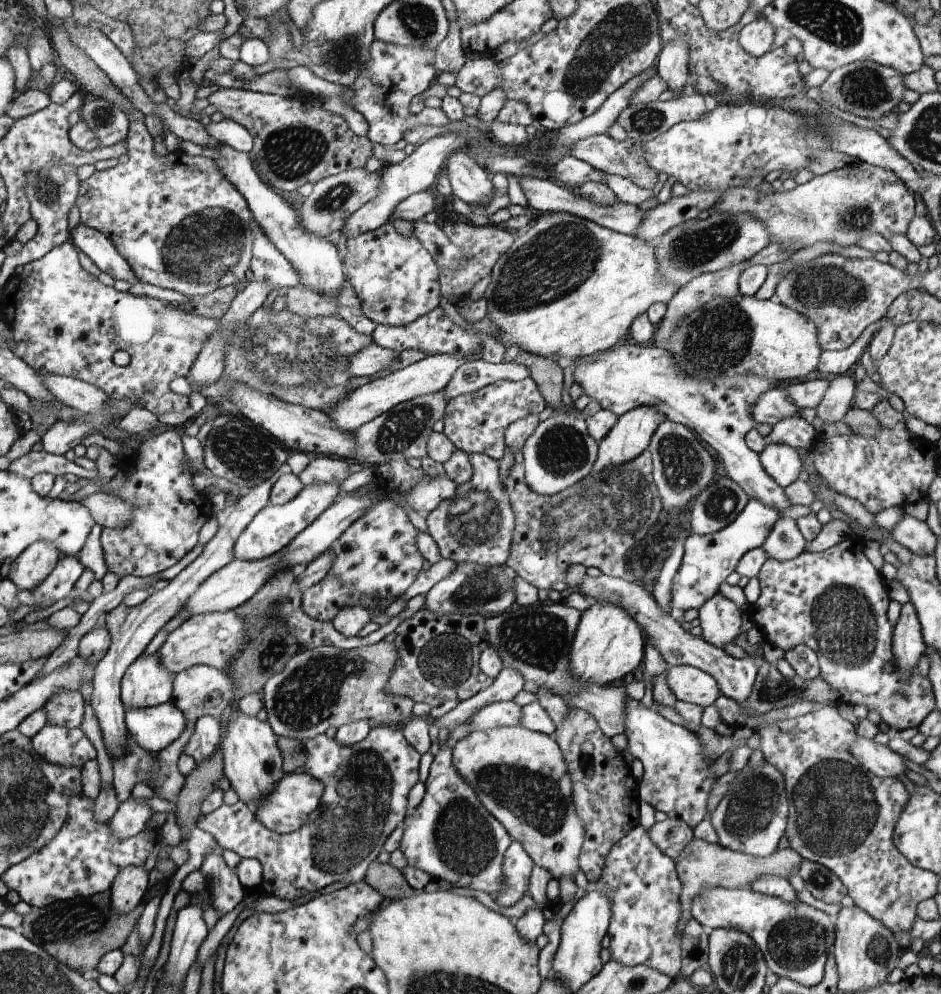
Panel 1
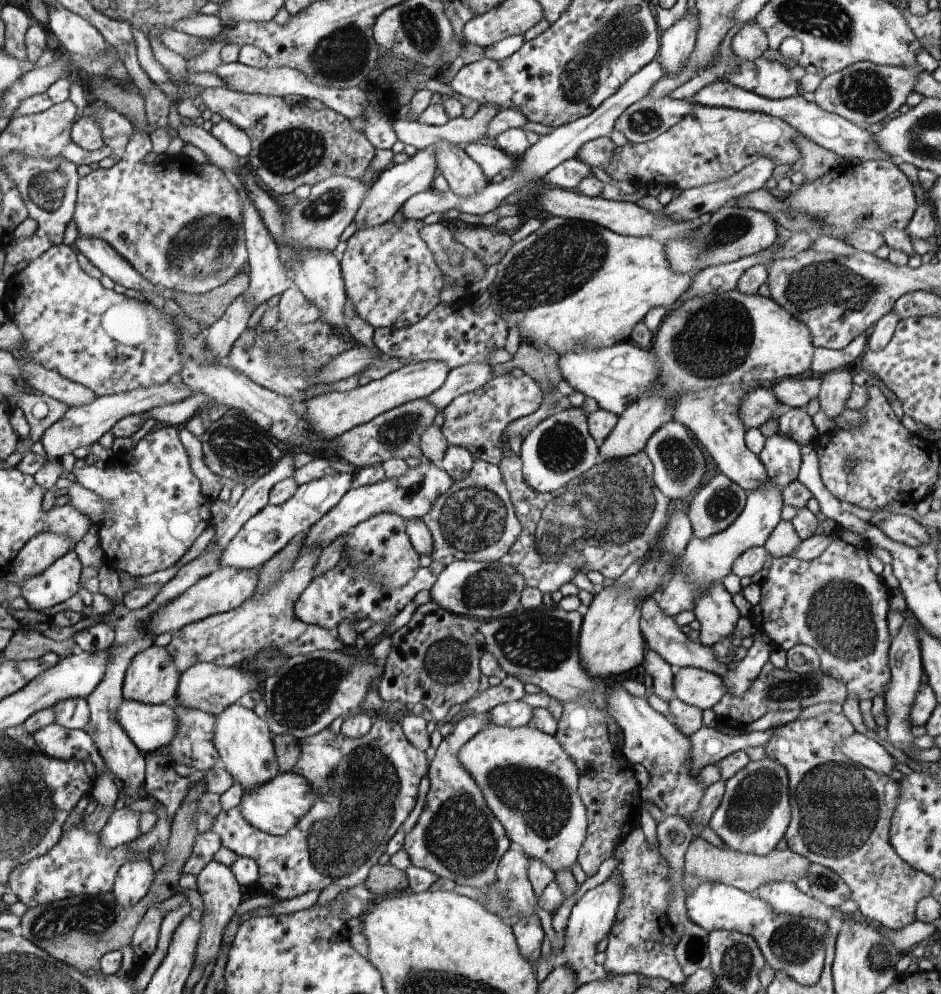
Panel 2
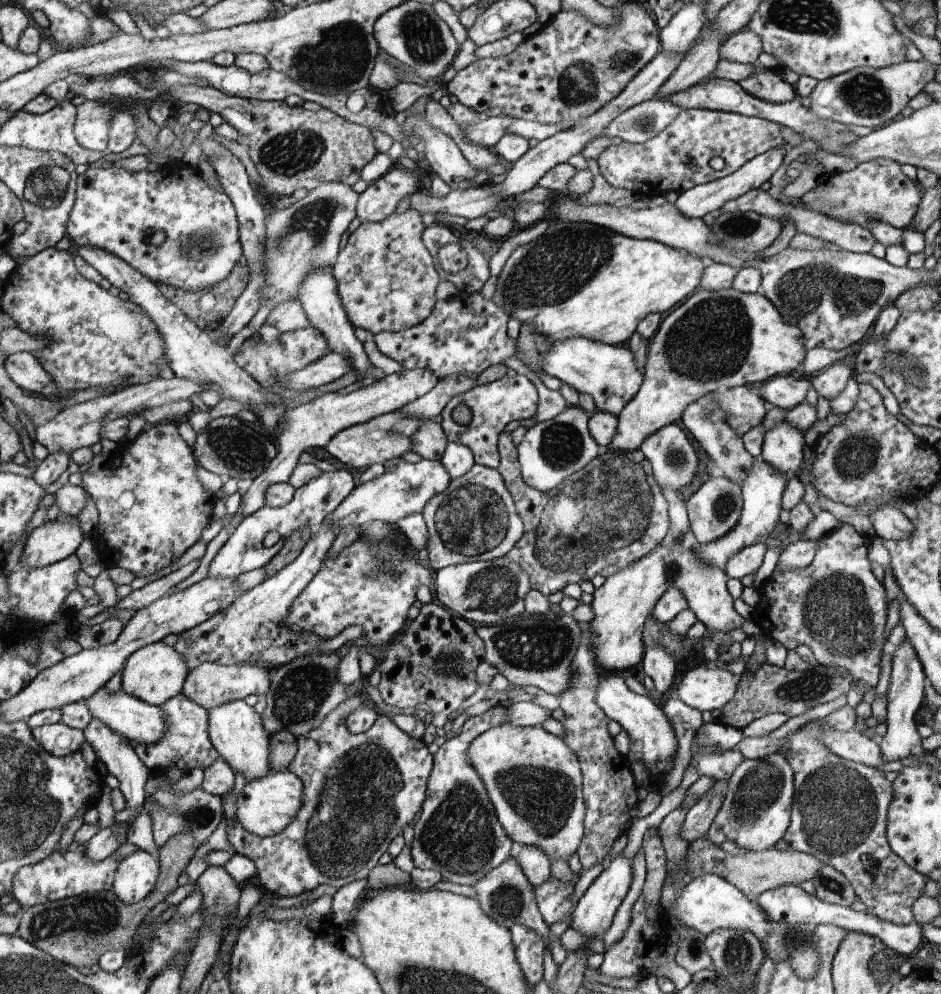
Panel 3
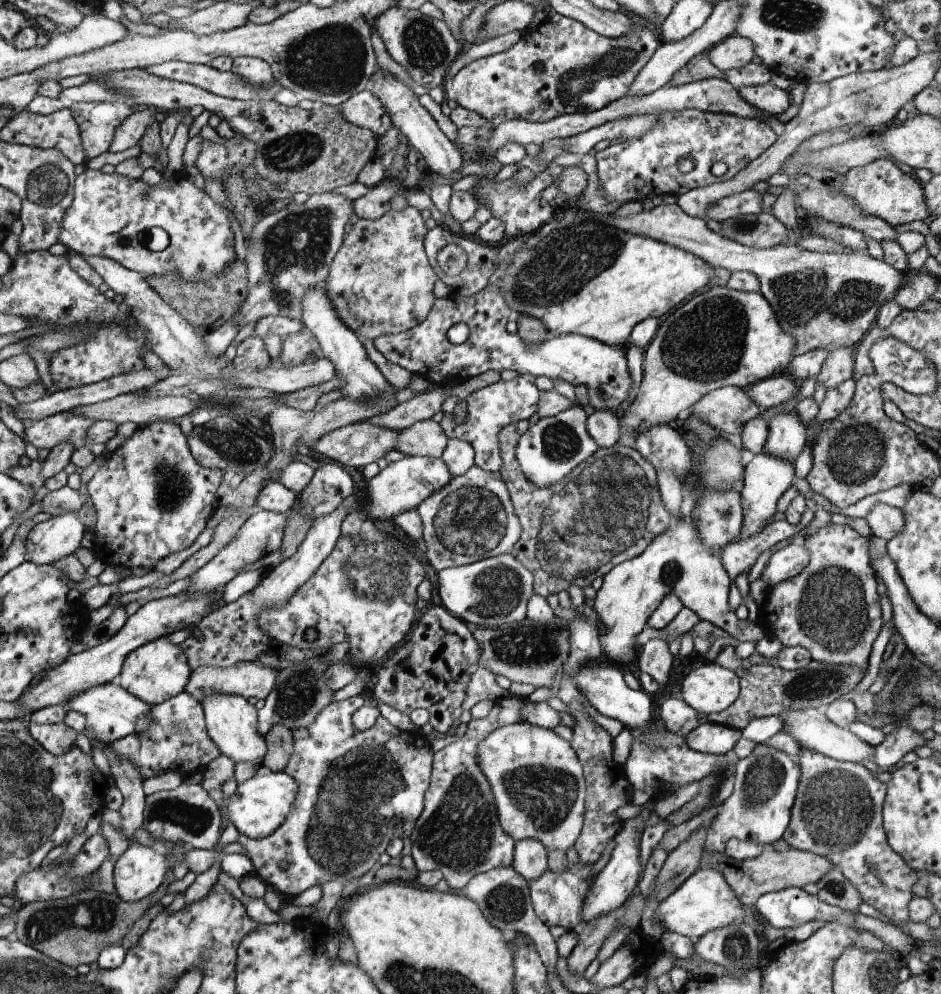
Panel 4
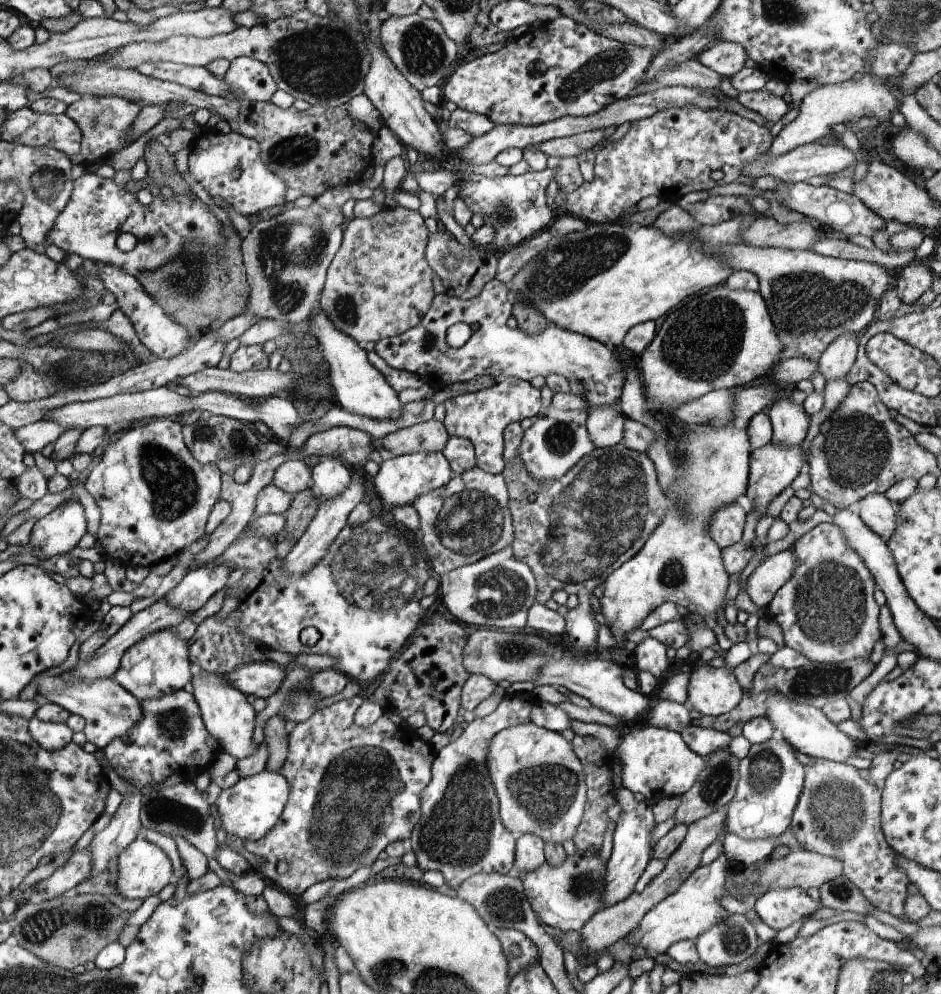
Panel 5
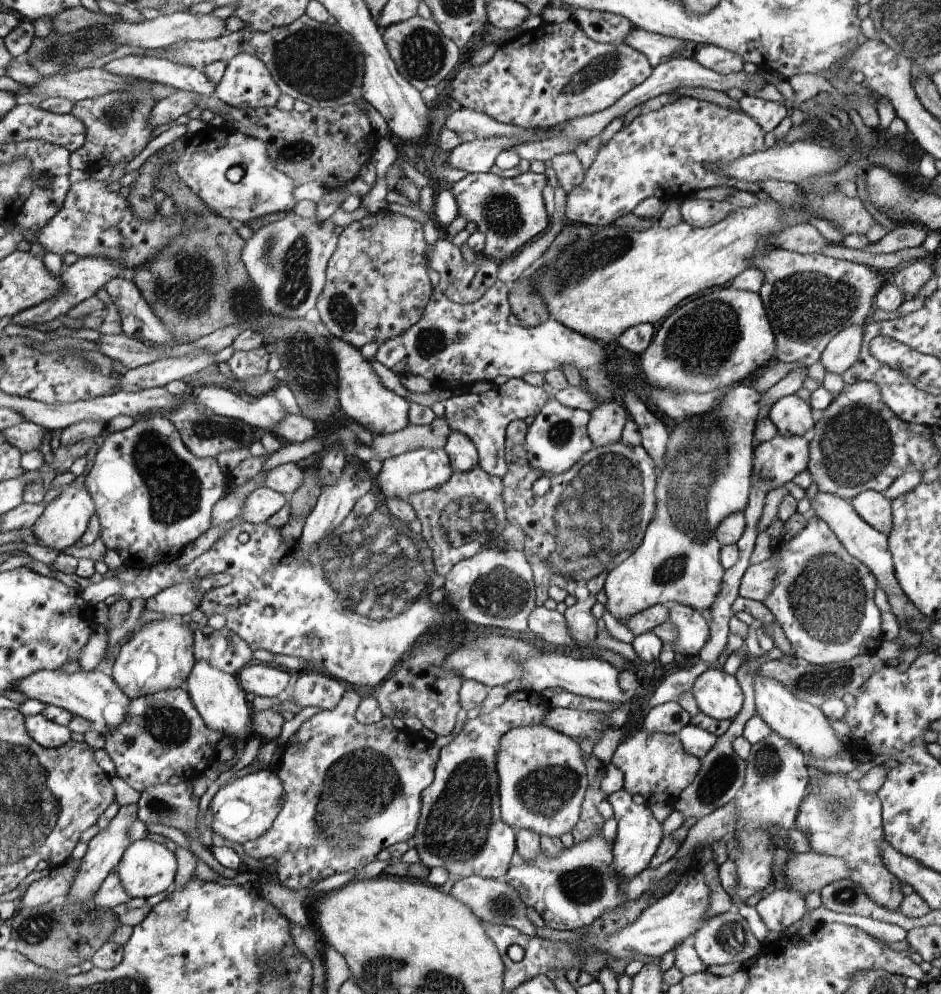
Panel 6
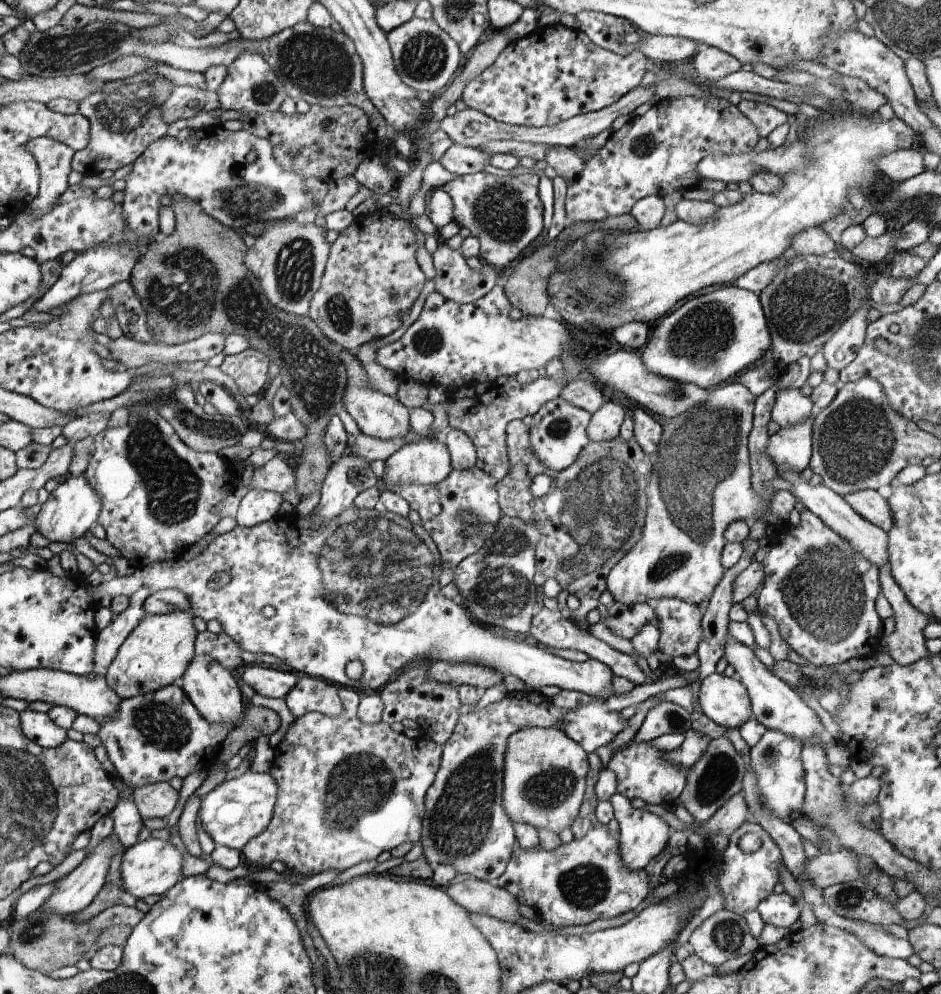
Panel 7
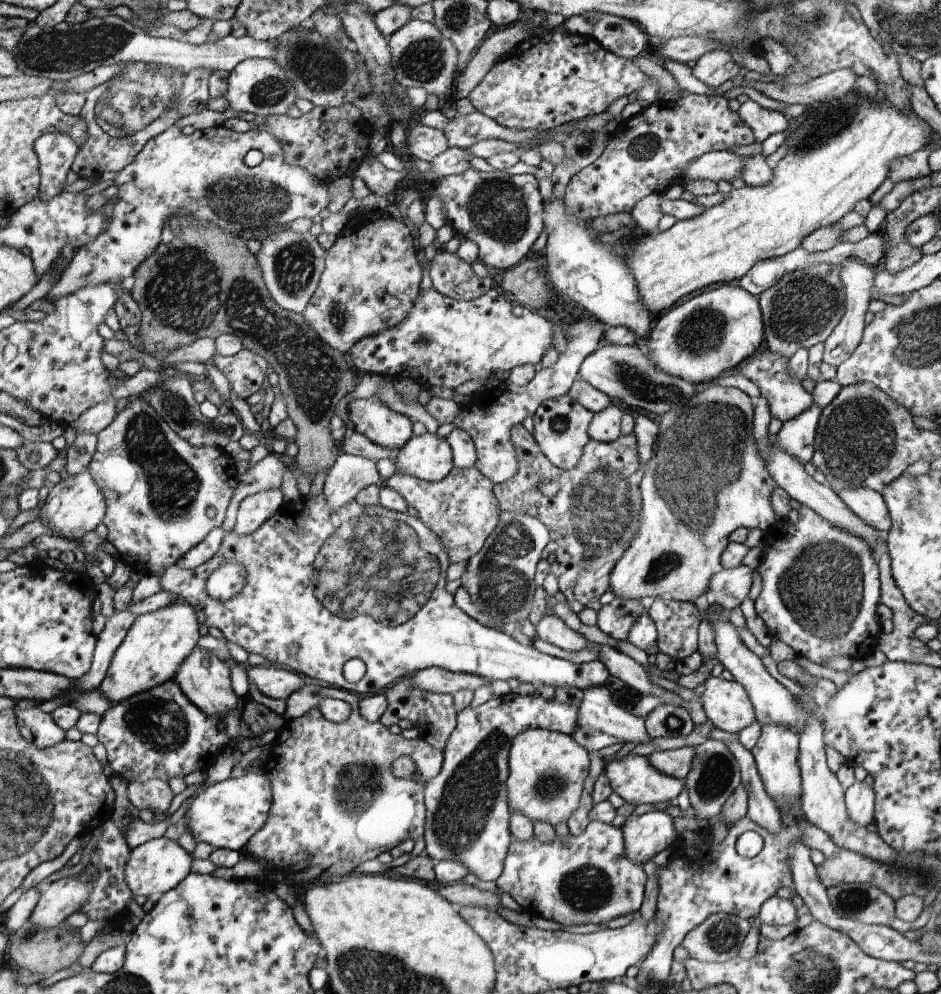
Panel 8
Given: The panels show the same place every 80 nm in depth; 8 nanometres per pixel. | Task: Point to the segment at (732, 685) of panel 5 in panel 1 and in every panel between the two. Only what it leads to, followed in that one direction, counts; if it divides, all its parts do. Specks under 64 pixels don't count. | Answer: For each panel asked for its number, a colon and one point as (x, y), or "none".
1: (690, 684)
2: (697, 687)
3: (704, 687)
4: (710, 688)

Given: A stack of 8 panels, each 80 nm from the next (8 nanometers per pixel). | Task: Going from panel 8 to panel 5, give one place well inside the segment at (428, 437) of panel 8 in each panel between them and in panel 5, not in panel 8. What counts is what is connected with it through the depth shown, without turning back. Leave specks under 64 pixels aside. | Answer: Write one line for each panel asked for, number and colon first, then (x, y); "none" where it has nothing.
5: (399, 481)
6: (415, 471)
7: (426, 462)

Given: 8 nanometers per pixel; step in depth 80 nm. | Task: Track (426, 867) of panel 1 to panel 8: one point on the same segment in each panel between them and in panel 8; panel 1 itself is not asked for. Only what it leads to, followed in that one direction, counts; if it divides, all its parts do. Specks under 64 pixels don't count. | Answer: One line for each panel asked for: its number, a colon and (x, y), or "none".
2: (457, 836)
3: (466, 840)
4: (458, 833)
5: (460, 833)
6: (461, 829)
7: (466, 826)
8: (468, 817)

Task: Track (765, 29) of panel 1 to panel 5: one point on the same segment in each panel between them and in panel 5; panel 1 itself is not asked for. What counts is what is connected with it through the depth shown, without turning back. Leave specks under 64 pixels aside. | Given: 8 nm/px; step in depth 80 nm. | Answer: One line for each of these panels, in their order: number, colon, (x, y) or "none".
2: (751, 41)
3: (745, 46)
4: (734, 51)
5: (726, 58)

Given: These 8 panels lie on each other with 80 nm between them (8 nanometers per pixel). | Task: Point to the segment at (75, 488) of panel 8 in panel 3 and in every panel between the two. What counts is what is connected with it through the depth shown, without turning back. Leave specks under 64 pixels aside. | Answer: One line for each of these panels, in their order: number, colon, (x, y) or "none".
3: (53, 541)
4: (58, 538)
5: (57, 533)
6: (65, 520)
7: (71, 509)

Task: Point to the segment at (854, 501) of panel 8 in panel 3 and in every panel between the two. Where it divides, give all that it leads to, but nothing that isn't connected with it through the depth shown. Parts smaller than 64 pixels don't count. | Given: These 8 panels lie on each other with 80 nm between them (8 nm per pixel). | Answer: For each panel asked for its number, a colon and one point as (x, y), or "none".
3: (889, 523)
4: (885, 521)
5: (878, 513)
6: (875, 509)
7: (868, 503)

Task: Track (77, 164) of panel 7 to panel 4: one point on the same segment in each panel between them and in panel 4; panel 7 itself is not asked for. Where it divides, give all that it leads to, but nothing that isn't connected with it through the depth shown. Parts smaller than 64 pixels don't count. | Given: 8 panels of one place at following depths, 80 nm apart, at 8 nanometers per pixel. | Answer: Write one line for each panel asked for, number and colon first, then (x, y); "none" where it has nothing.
4: (98, 121)
5: (104, 122)
6: (117, 129)

